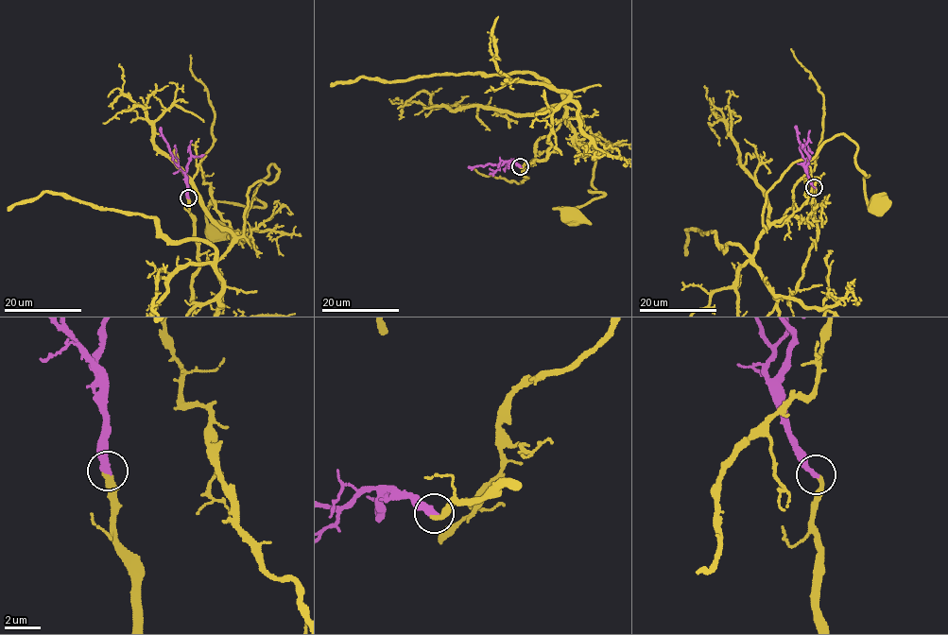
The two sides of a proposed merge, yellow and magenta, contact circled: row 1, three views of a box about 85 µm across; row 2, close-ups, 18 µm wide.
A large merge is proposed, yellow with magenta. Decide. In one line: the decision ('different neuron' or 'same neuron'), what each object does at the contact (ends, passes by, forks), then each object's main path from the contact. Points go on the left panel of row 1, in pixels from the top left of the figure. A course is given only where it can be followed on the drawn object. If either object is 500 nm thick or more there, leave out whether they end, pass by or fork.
same neuron; yellow ends there; magenta ends there; yellow runs (188, 197), (193, 302), (206, 304), (249, 188), (278, 171), (254, 192), (263, 207), (211, 203), (215, 231); magenta runs (188, 197), (186, 177), (175, 162), (160, 127)

